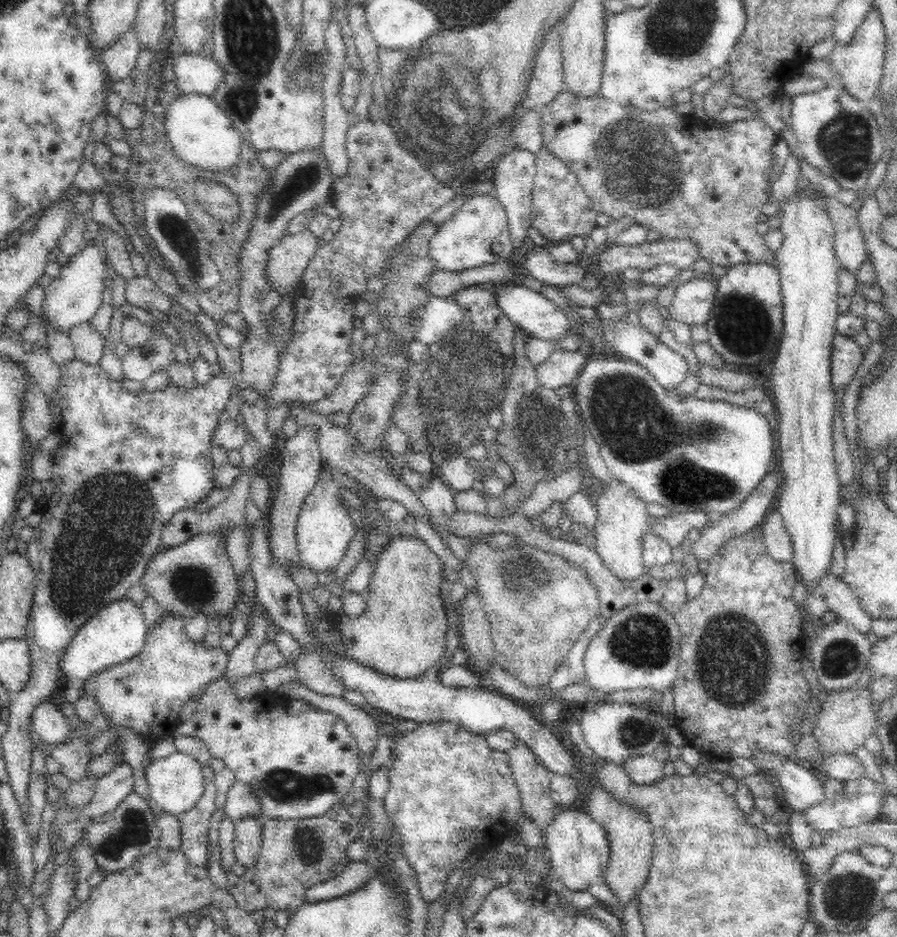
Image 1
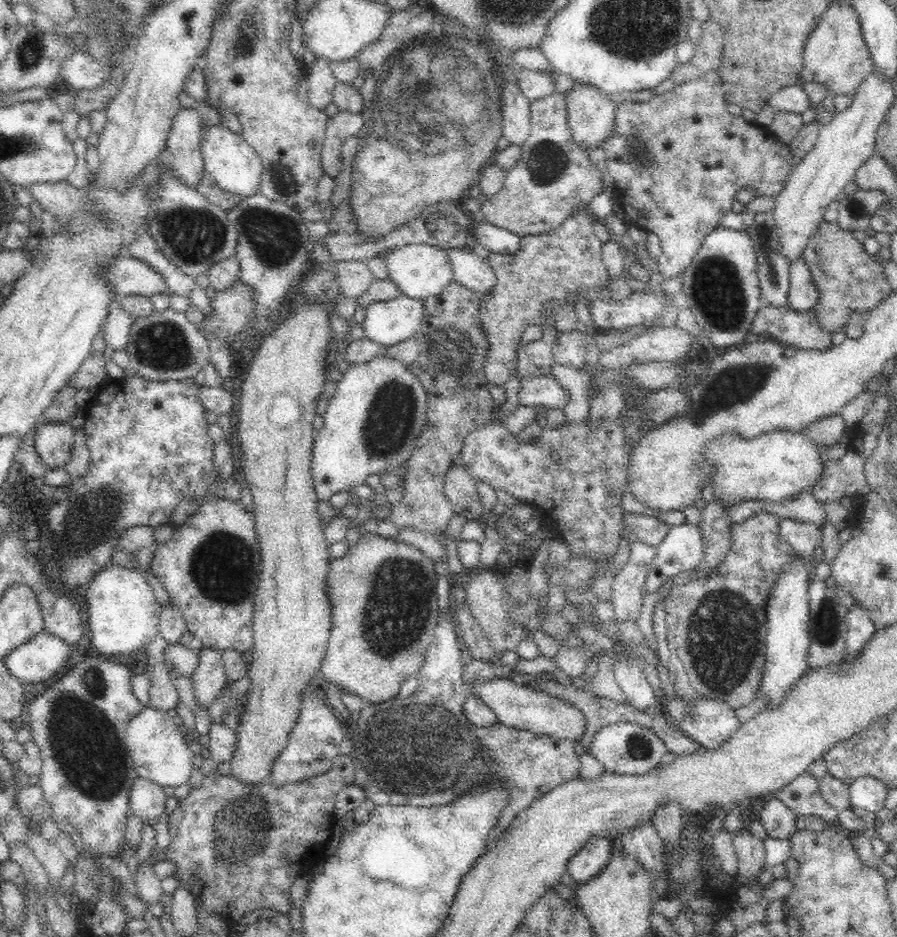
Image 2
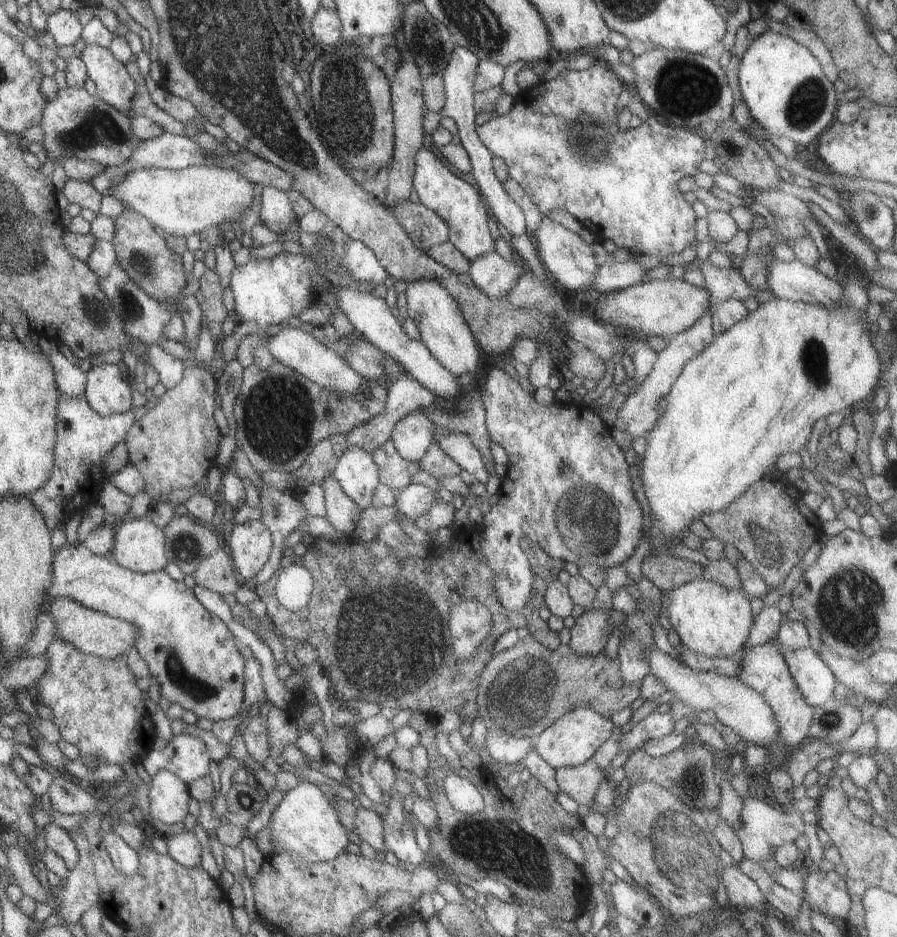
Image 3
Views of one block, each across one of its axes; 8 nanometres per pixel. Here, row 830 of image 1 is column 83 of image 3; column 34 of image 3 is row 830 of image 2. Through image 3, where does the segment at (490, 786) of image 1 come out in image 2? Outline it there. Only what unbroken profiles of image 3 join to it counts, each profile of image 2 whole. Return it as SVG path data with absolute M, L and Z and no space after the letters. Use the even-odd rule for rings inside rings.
M452 608L439 618L434 626L432 642L424 664L416 678L415 692L409 697L396 697L380 704L365 704L356 717L357 726L351 738L351 759L355 764L356 786L361 786L367 799L378 806L422 806L432 808L456 802L466 793L485 789L484 785L504 785L506 800L504 809L487 839L487 850L492 850L510 830L518 814L528 810L545 794L557 786L578 779L581 762L574 752L576 746L568 739L554 739L534 735L530 731L504 726L497 722L489 727L471 725L464 714L463 704L470 691L463 681L462 649L464 645L456 631Z

